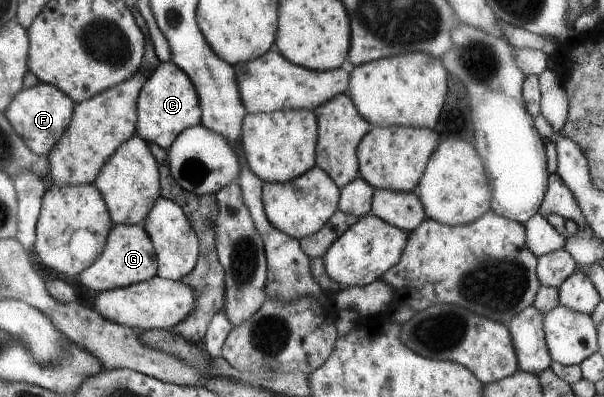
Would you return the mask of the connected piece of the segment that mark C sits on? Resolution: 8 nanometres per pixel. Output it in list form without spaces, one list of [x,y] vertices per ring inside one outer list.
[[[160,62],[138,95],[136,135],[168,150],[184,130],[201,124],[201,114],[198,94],[188,75],[174,63]]]

